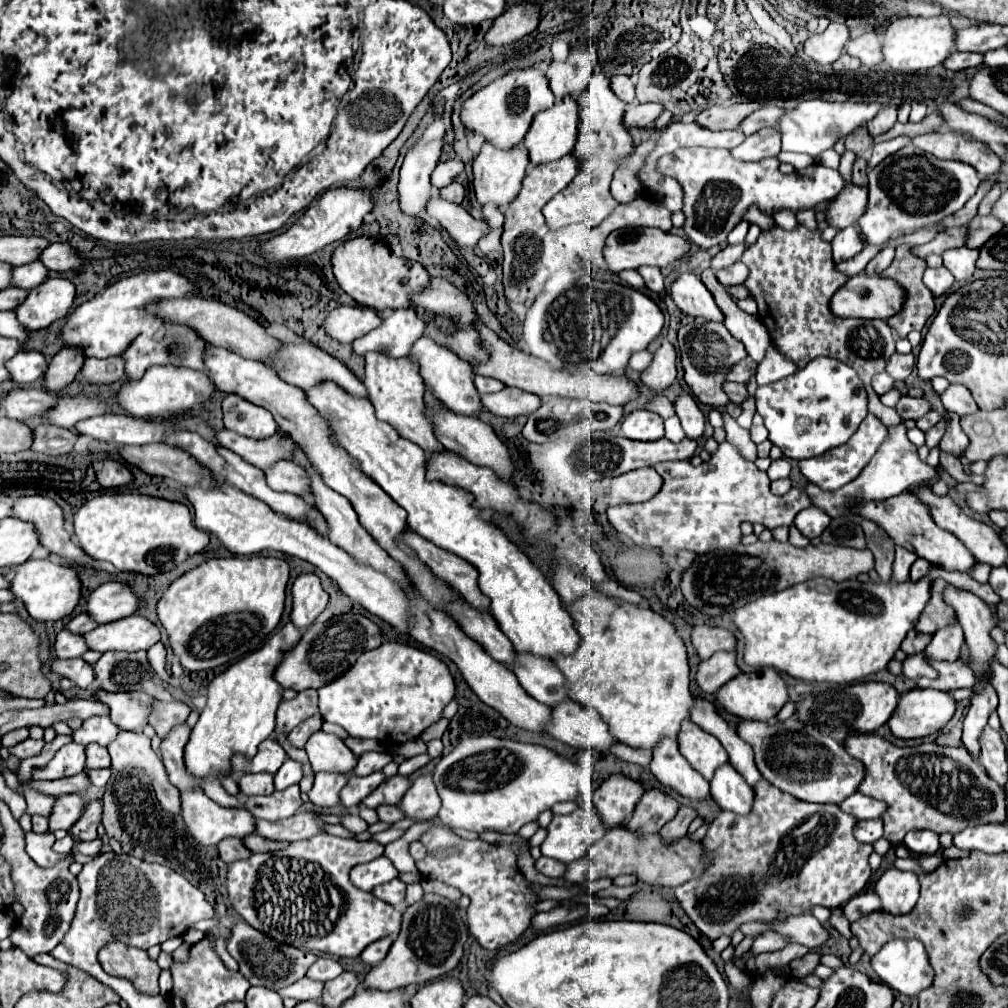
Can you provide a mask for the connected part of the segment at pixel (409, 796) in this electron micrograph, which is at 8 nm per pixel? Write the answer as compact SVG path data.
M431 774L419 776L397 806L405 814L405 818L411 818L415 822L427 822L437 816L441 800L433 786Z

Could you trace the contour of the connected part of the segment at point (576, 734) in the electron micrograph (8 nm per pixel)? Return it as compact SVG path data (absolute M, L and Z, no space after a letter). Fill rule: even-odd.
M565 702L565 706L557 706L557 710L551 710L551 714L553 726L549 726L549 734L573 748L609 752L615 744L619 744L601 716L579 702Z

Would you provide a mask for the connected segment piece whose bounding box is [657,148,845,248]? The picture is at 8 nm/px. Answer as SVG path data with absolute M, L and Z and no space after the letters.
M709 148L675 150L657 162L657 170L681 184L685 214L683 230L699 248L711 248L725 242L727 234L751 204L769 216L783 208L797 212L801 208L811 208L823 200L835 198L845 186L845 178L839 174L839 170L825 168L821 164L795 170L793 174L781 174L777 158L759 162L733 162L727 150Z

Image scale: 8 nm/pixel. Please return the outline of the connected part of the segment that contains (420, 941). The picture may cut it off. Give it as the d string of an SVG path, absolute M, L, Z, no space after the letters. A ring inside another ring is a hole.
M423 894L419 902L407 906L403 912L401 932L385 960L367 974L365 988L393 990L409 984L425 984L451 972L463 956L467 936L465 912L459 908L459 902L447 900L439 894Z

